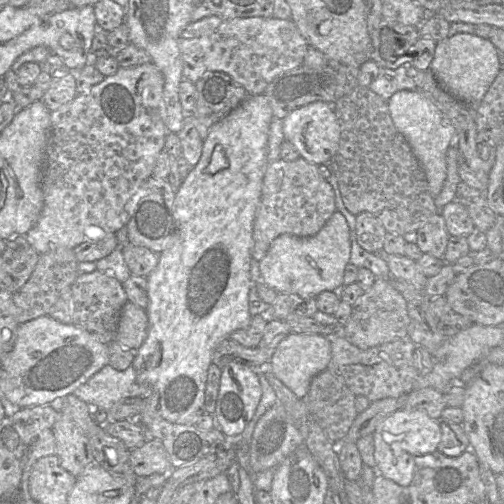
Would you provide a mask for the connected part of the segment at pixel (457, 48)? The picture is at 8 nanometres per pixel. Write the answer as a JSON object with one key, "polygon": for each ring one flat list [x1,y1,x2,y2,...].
{"polygon":[[459,33,437,42,429,70,444,90,465,104,476,106,501,70,501,55,489,39]]}

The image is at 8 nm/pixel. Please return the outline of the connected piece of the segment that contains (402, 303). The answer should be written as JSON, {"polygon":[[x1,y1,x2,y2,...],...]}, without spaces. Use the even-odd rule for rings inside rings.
{"polygon":[[377,278,370,289,353,304,348,323,342,335,360,349,369,349,408,336,410,319,407,302,390,280]]}

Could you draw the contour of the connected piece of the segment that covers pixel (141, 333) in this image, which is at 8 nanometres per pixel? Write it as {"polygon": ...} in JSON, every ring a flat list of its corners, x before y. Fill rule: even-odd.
{"polygon":[[127,301,122,307,114,340,125,349,137,350,147,337,146,309]]}

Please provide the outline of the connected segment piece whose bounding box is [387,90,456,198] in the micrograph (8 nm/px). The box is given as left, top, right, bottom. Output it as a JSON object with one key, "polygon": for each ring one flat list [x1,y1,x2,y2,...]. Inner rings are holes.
{"polygon":[[397,91,387,102,394,126,410,145,425,172,429,191,436,198,447,177,447,151,455,145,455,128,447,116,422,91]]}

